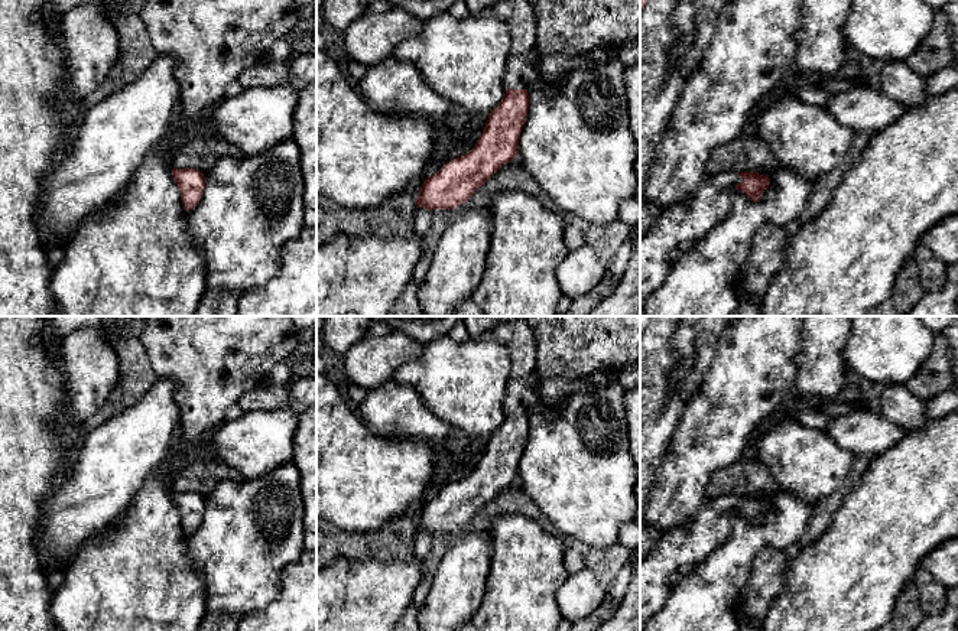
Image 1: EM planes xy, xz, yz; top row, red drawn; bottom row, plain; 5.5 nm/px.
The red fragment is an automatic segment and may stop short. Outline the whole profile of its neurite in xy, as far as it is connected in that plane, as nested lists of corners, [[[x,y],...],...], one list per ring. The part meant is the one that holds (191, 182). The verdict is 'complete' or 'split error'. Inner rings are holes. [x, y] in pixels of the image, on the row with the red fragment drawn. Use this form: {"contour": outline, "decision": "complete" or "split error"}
{"contour": [[[172,169],[172,176],[179,188],[181,192],[181,201],[185,208],[185,211],[194,209],[205,189],[205,175],[199,172],[198,169]]], "decision": "complete"}

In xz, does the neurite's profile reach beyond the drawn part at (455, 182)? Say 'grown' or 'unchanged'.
grown

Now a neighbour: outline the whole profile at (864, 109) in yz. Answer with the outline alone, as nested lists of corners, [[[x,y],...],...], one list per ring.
[[[857,87],[835,94],[825,105],[842,126],[855,133],[883,131],[903,117],[907,108],[884,95],[879,87]]]

